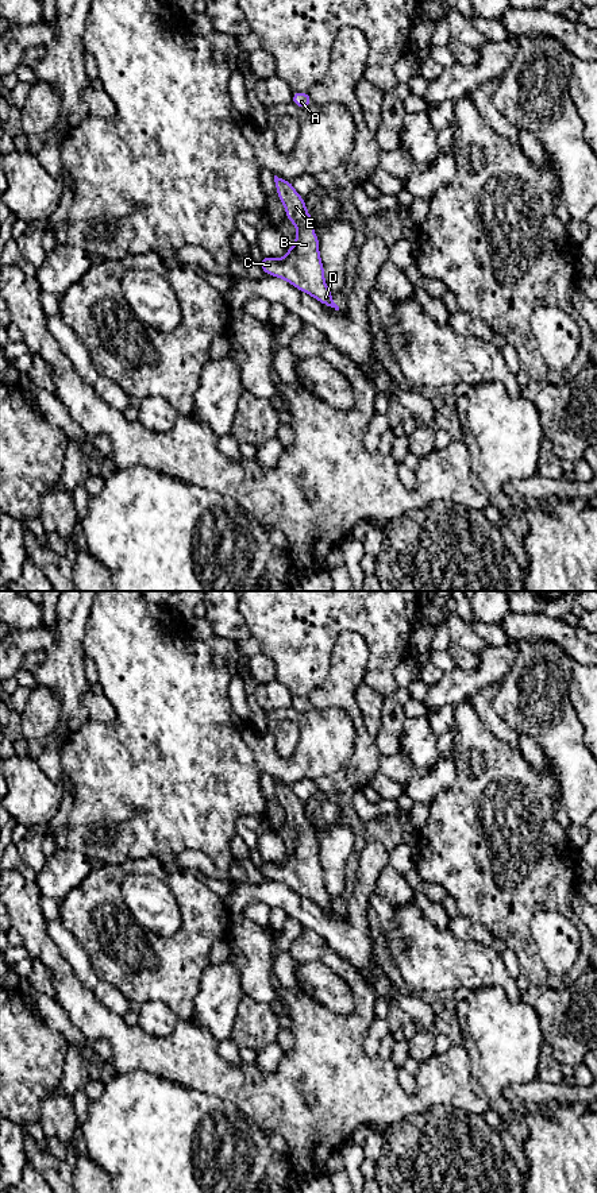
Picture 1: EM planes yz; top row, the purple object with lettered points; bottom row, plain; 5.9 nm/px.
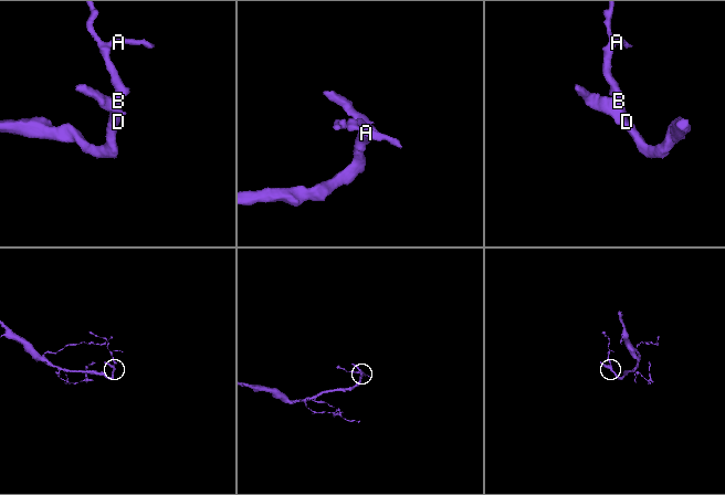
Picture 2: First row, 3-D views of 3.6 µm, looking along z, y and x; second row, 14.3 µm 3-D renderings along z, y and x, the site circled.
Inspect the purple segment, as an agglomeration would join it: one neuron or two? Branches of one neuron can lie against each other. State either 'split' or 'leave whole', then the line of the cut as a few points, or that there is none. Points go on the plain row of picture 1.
leave whole; cut none

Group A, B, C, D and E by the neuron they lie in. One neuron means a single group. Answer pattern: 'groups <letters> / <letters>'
groups A B C D E

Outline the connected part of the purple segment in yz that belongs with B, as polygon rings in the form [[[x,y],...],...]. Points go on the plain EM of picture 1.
[[[274,780],[276,794],[285,811],[286,823],[297,833],[294,850],[282,864],[262,860],[259,866],[265,879],[282,883],[319,907],[339,915],[324,884],[319,858],[319,843],[312,834],[315,823],[308,819],[305,804],[294,795],[292,787]]]

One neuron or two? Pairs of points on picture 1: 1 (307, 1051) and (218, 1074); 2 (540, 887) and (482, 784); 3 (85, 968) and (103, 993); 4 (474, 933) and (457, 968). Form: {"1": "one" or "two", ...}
{"1": "one", "2": "one", "3": "two", "4": "two"}

